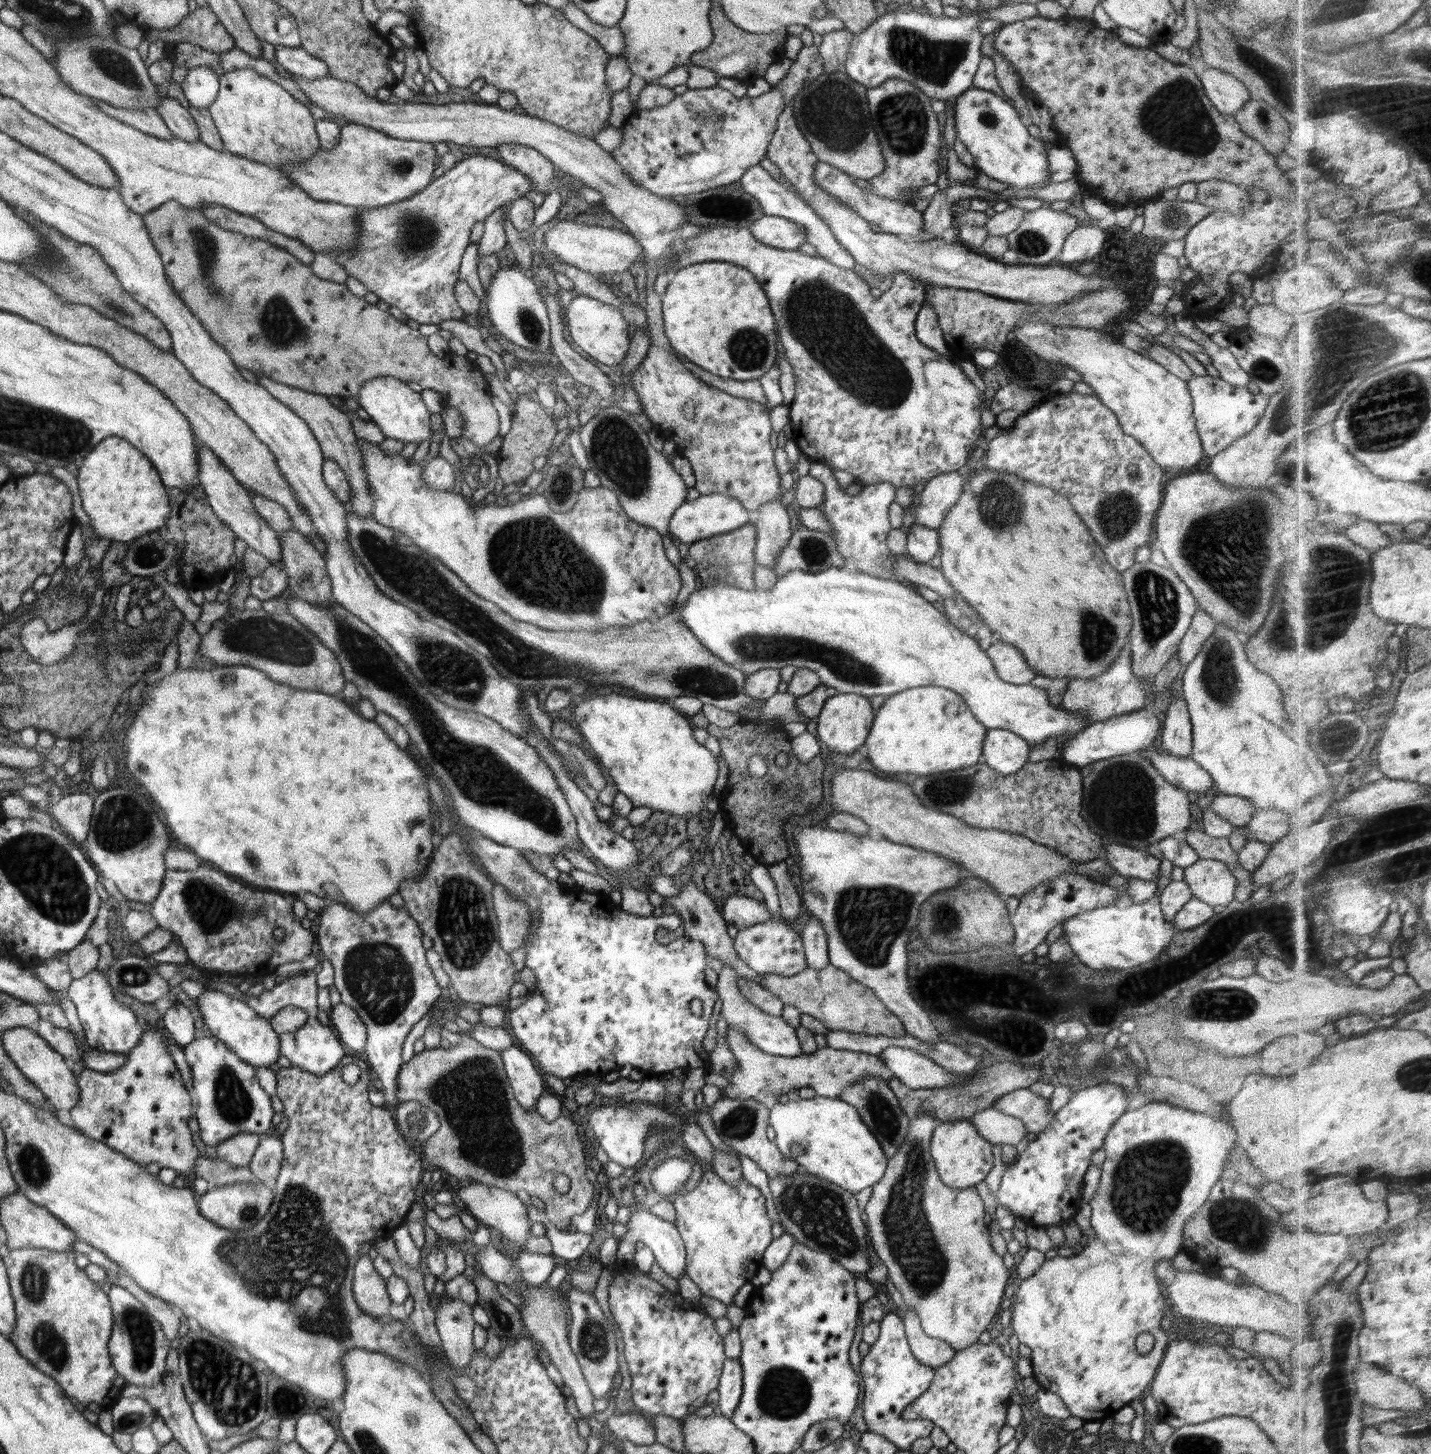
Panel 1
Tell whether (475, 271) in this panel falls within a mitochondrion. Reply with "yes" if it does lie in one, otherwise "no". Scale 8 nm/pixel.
no

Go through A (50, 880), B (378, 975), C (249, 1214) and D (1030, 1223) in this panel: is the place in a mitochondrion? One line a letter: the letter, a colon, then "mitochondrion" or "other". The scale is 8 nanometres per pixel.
A: mitochondrion
B: mitochondrion
C: mitochondrion
D: other

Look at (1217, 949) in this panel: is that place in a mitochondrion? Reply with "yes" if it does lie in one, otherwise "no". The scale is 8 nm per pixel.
no

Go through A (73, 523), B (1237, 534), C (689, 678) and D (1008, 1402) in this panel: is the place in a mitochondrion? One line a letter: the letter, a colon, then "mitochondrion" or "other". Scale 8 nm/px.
A: other
B: mitochondrion
C: mitochondrion
D: other

